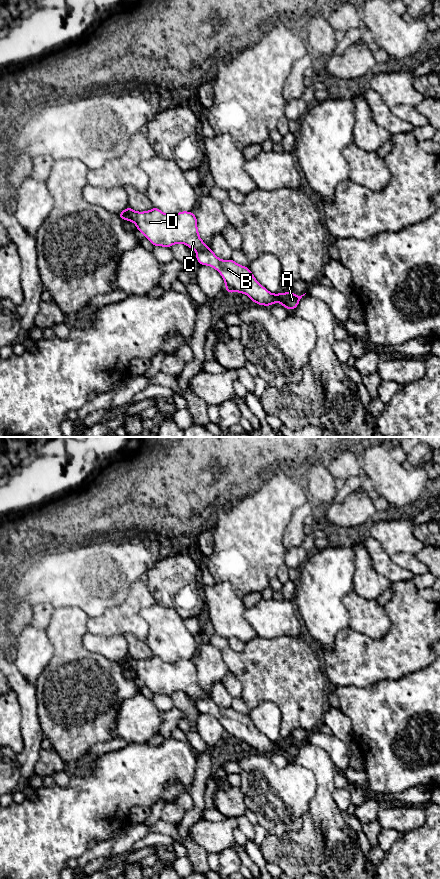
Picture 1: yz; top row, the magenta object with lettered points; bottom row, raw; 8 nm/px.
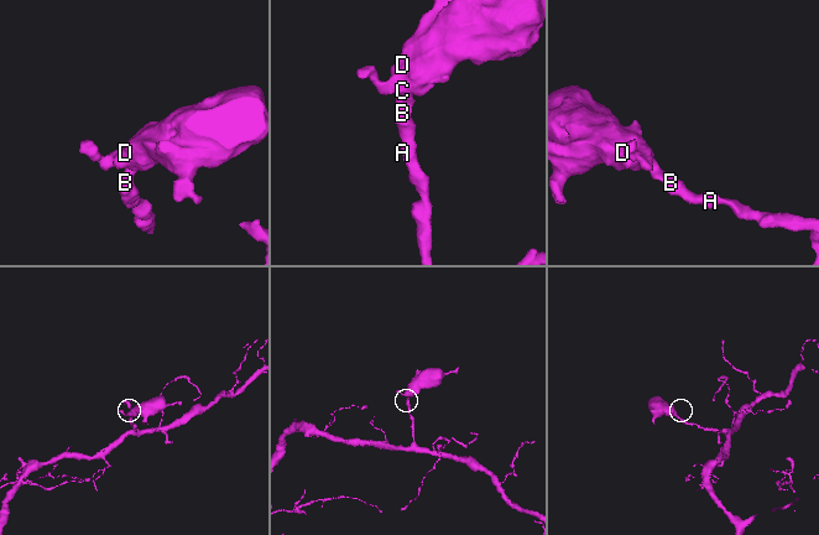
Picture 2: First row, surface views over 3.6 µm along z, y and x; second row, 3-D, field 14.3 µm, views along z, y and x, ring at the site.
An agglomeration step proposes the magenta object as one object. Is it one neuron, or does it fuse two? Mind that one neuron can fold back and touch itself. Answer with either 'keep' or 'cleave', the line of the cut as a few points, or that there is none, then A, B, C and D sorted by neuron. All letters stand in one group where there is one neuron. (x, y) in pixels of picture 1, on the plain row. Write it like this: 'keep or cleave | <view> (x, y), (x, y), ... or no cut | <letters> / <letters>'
keep | no cut | A B C D

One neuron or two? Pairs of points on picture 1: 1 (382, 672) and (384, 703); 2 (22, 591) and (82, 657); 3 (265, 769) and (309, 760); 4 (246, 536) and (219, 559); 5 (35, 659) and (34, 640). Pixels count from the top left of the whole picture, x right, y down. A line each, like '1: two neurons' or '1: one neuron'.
1: two neurons
2: two neurons
3: two neurons
4: one neuron
5: one neuron

